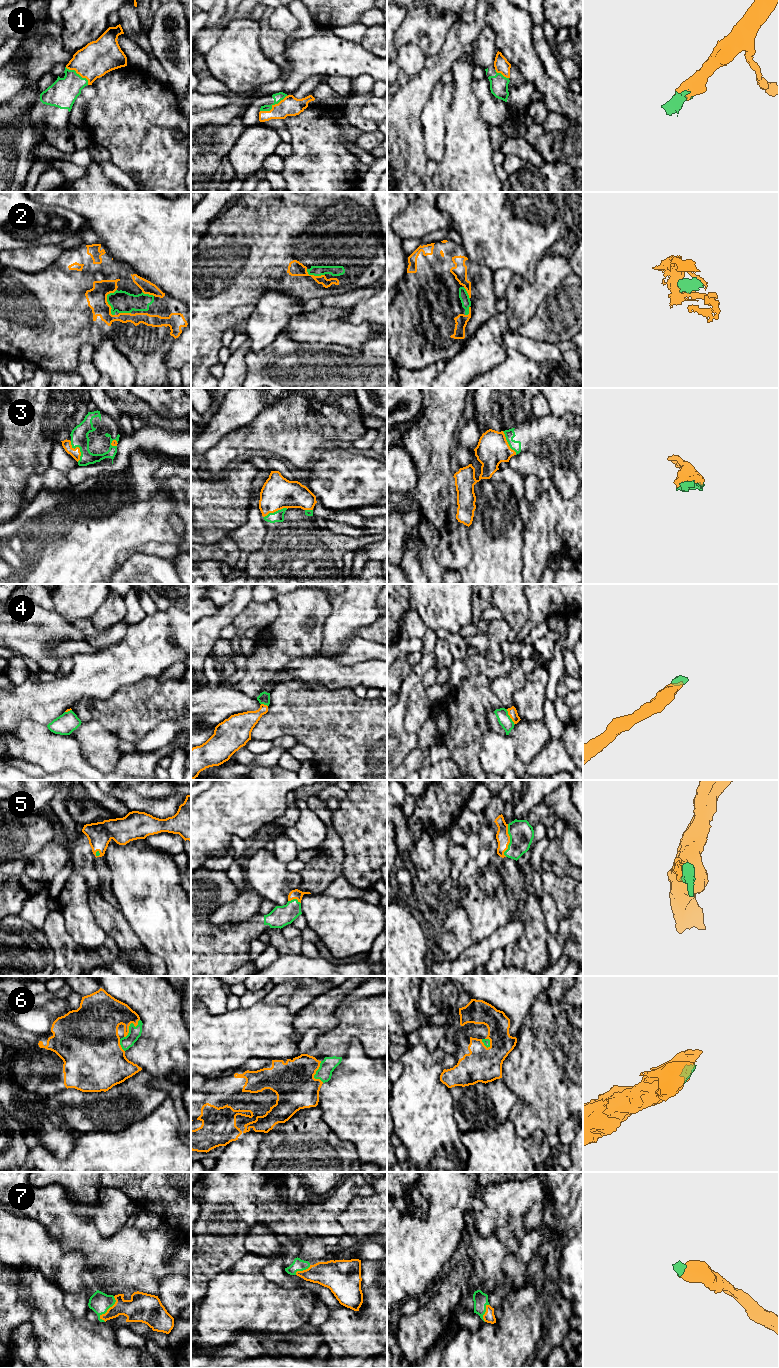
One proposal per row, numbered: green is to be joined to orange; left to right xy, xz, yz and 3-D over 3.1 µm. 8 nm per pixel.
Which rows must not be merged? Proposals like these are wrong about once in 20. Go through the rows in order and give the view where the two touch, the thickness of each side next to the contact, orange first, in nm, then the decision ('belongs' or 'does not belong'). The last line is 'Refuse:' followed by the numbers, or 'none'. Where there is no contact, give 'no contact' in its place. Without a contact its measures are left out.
1: xz | 160/70 nm | belongs
2: xy | 160/180 nm | belongs
3: xy | 80/140 nm | belongs
4: yz | 80/100 nm | belongs
5: yz | 110/200 nm | belongs
6: xy | 340/100 nm | belongs
7: xy | 220/170 nm | belongs
Refuse: none

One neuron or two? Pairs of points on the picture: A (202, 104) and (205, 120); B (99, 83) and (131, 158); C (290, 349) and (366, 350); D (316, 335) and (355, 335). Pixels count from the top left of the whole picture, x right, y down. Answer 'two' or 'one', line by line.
A: two
B: one
C: one
D: one

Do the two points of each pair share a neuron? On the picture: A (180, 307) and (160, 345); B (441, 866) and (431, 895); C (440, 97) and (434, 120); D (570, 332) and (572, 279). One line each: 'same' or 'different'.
A: same
B: same
C: same
D: same

